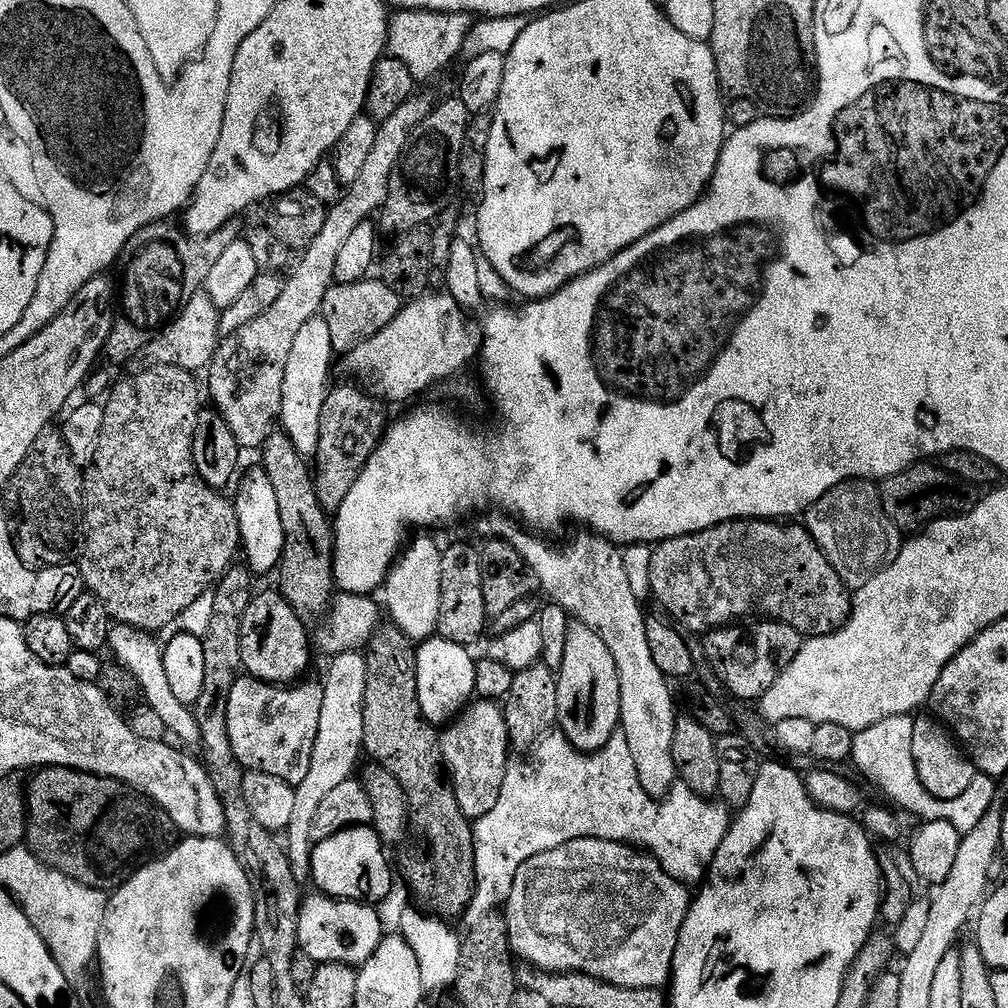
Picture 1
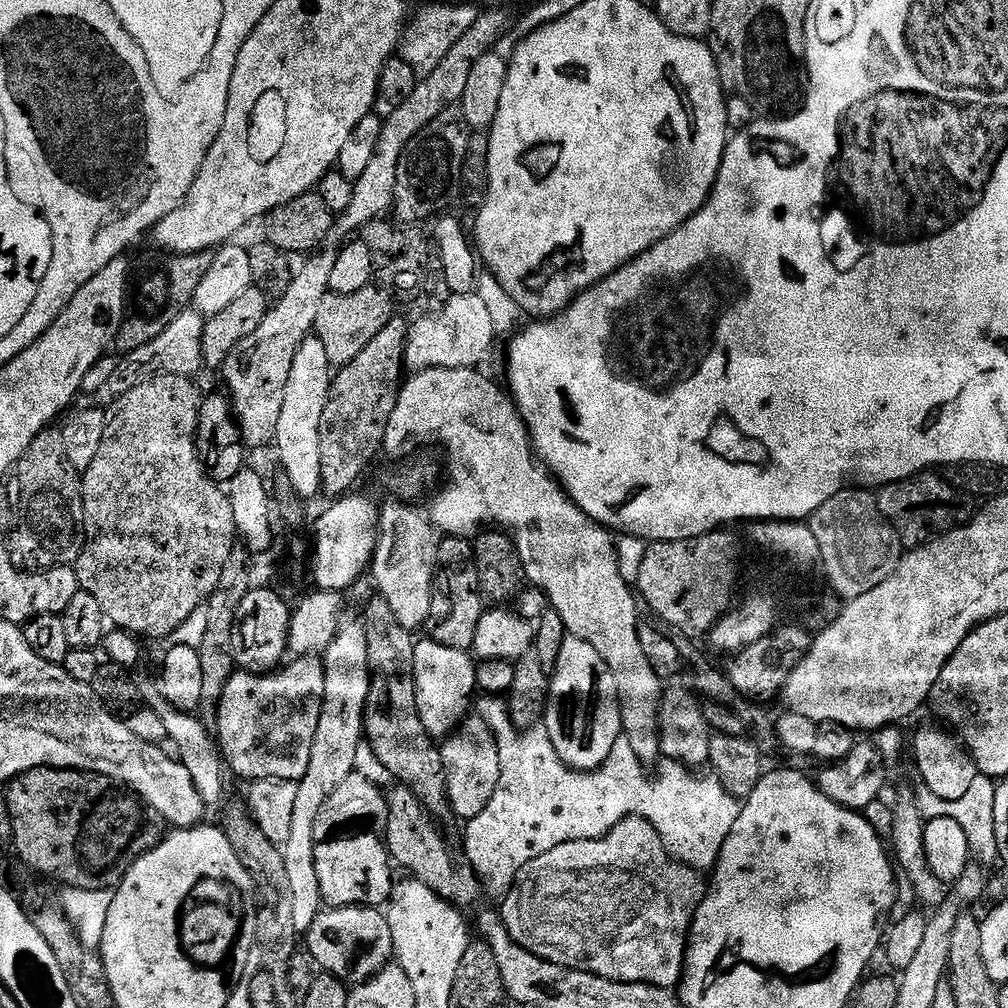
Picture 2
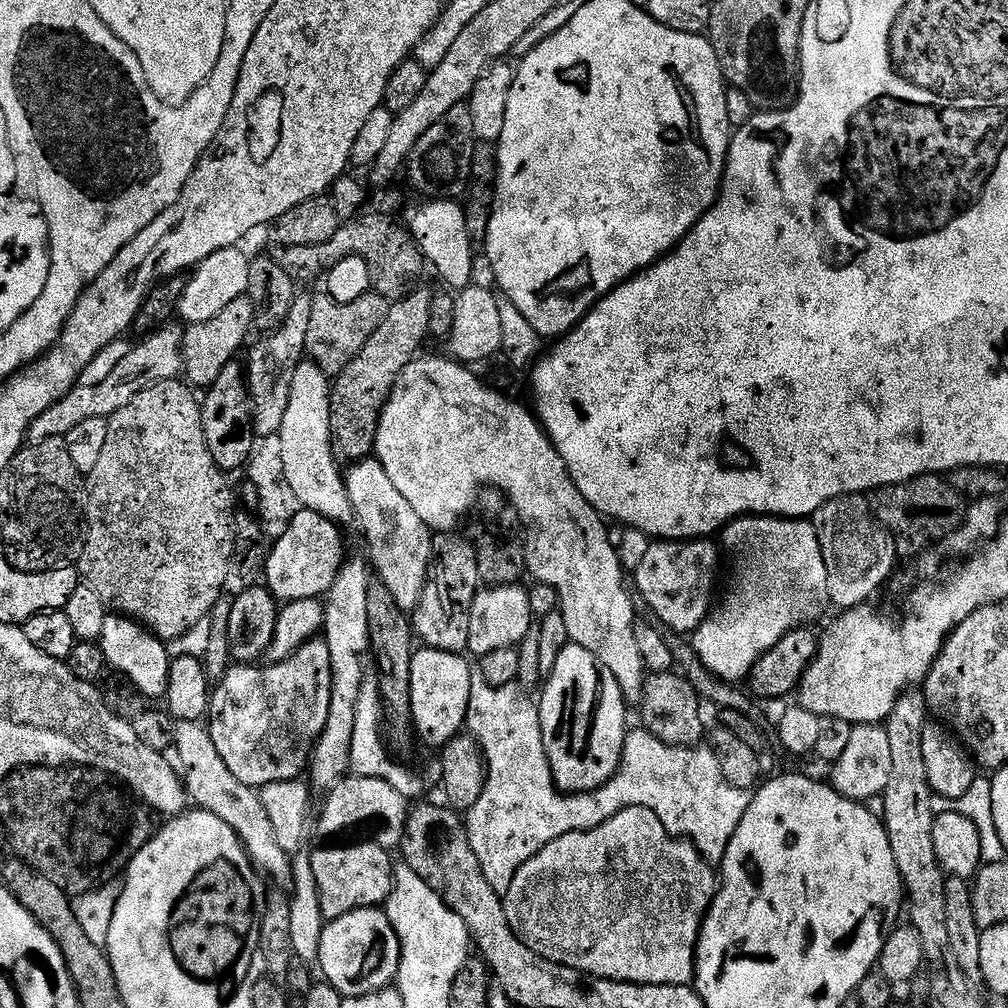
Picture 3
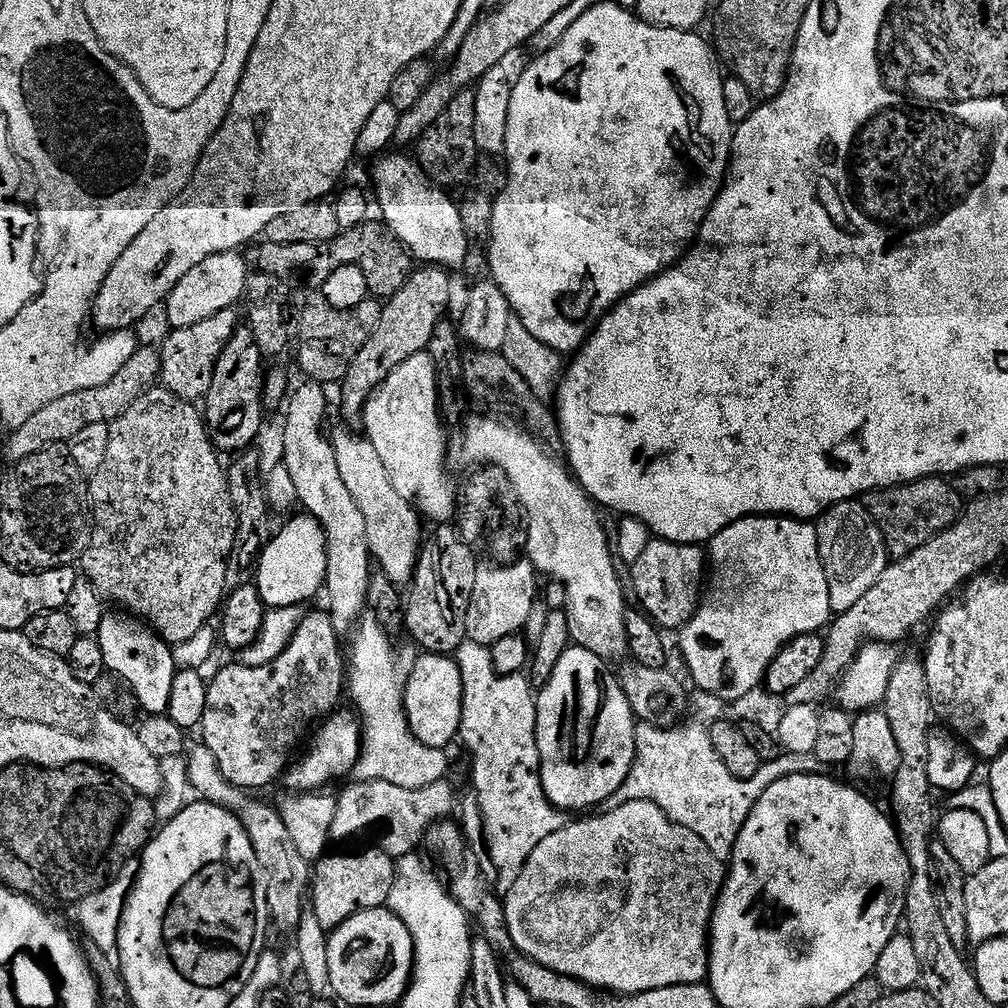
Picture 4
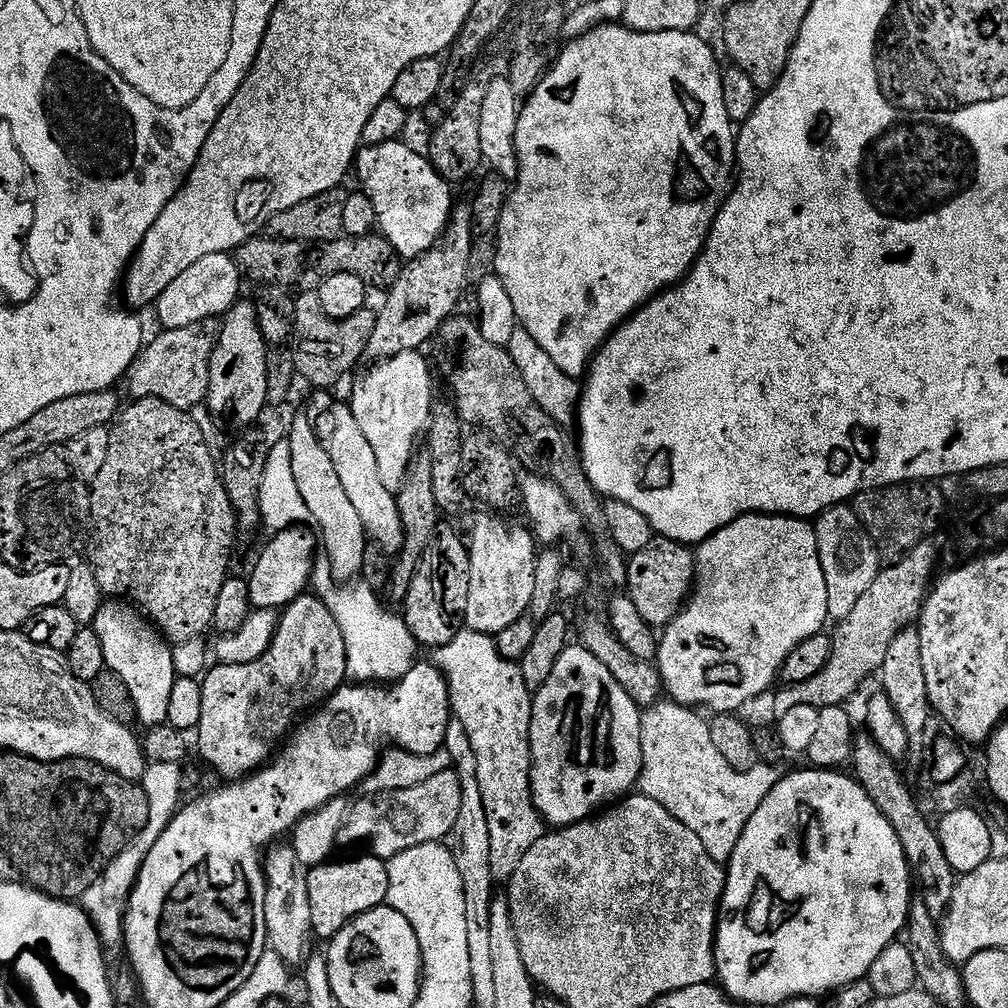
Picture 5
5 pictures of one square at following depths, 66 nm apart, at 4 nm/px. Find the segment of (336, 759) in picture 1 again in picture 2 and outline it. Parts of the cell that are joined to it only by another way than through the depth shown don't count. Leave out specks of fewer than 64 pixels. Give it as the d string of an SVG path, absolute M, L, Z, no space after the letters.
M349 619L341 627L330 642L330 646L322 654L324 673L326 674L326 698L322 702L322 718L318 718L318 734L314 734L314 750L310 750L310 766L300 779L298 799L294 802L294 819L290 825L290 838L282 845L286 864L287 878L290 881L295 929L300 934L307 934L310 926L314 926L314 918L322 911L320 887L318 886L318 870L314 870L314 850L318 841L314 838L314 818L318 818L318 810L326 806L326 798L346 782L346 778L355 772L355 758L360 744L365 743L364 711L370 694L372 674L368 671L368 655L366 654L366 634L363 623L359 619Z

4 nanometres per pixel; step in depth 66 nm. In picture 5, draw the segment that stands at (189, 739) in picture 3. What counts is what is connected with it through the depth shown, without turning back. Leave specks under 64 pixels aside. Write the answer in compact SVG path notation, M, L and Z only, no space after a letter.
M291 846L275 848L273 847L267 853L263 861L264 881L268 883L266 886L268 948L276 952L278 958L282 958L289 966L303 965L310 955L308 940L313 939L310 922L310 886L308 885L310 870L298 859L298 854Z

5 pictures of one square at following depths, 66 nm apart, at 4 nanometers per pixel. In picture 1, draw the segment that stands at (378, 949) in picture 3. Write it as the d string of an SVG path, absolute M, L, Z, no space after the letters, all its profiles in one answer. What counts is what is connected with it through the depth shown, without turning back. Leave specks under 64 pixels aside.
M305 895L300 905L297 942L299 951L322 964L365 964L378 950L380 941L386 935L384 924L380 921L377 909L371 904L354 900L333 900L331 896Z

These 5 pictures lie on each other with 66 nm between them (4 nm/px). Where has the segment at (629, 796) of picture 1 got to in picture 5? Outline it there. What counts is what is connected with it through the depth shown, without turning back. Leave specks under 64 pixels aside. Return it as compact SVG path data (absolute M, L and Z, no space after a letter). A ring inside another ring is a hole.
M461 630L453 640L446 642L446 646L435 649L434 663L445 676L448 677L448 697L452 702L452 715L455 720L462 722L462 726L466 730L466 735L470 738L470 746L474 746L474 758L478 758L478 786L482 790L482 802L486 802L486 818L490 821L490 862L492 863L492 875L497 881L507 882L512 879L514 870L518 870L518 862L522 862L522 858L526 858L526 850L530 850L530 846L534 846L534 842L538 842L538 838L542 838L546 834L546 821L540 812L534 806L532 801L532 785L530 783L530 773L532 770L532 755L530 754L530 722L532 721L532 702L533 693L528 691L526 682L520 673L520 665L512 660L502 658L502 654L498 654L498 646L495 639L481 632L470 632ZM675 702L664 703L643 709L640 717L644 765L638 781L639 795L666 806L682 826L690 826L702 838L702 846L706 846L714 862L727 865L742 830L746 830L746 822L754 818L754 810L762 806L766 794L780 781L781 769L761 762L749 772L734 770L714 747L710 723L700 717L703 715L699 711Z

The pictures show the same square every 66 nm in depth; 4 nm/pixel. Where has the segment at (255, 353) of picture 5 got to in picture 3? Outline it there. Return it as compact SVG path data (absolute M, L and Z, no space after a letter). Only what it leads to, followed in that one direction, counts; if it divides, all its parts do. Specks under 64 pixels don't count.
M233 362L218 374L218 382L214 382L203 393L202 430L206 434L206 446L210 450L210 458L218 465L221 472L233 474L247 465L251 446L254 441L254 405L248 395L246 372L239 363Z

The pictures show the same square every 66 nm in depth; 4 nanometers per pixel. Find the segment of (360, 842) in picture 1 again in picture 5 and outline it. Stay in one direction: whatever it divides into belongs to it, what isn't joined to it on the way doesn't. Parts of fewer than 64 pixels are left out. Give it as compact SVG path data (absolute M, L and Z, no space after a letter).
M379 855L376 856L360 856L357 860L337 859L335 862L320 864L309 871L310 922L313 937L321 936L324 942L331 941L351 920L381 907L387 901L390 874L387 863Z

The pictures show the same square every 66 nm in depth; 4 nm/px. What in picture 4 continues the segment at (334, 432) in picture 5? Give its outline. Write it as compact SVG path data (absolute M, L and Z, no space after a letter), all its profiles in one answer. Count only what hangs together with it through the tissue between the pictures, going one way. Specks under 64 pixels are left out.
M344 428L331 433L330 439L342 482L346 482L346 490L354 494L358 510L362 510L362 518L366 518L366 538L370 542L373 561L378 565L379 571L386 573L398 586L411 585L422 547L422 517L419 511L412 501L402 498L402 494L394 490L382 457L368 439L360 434L355 436Z

